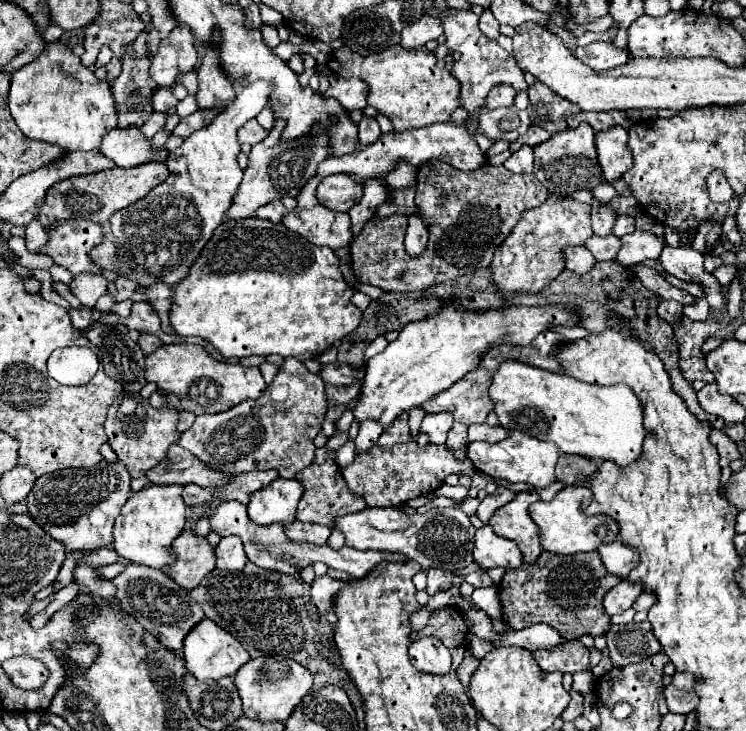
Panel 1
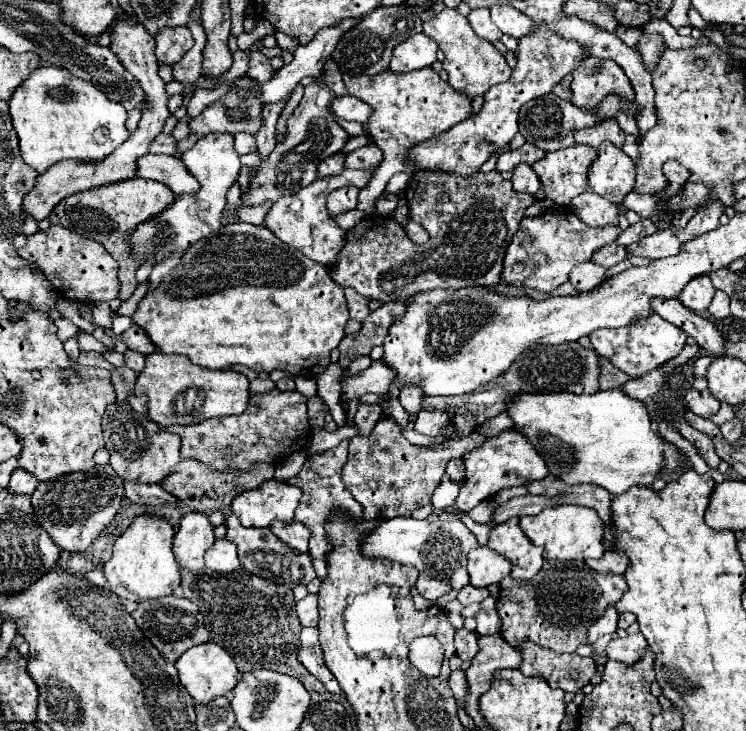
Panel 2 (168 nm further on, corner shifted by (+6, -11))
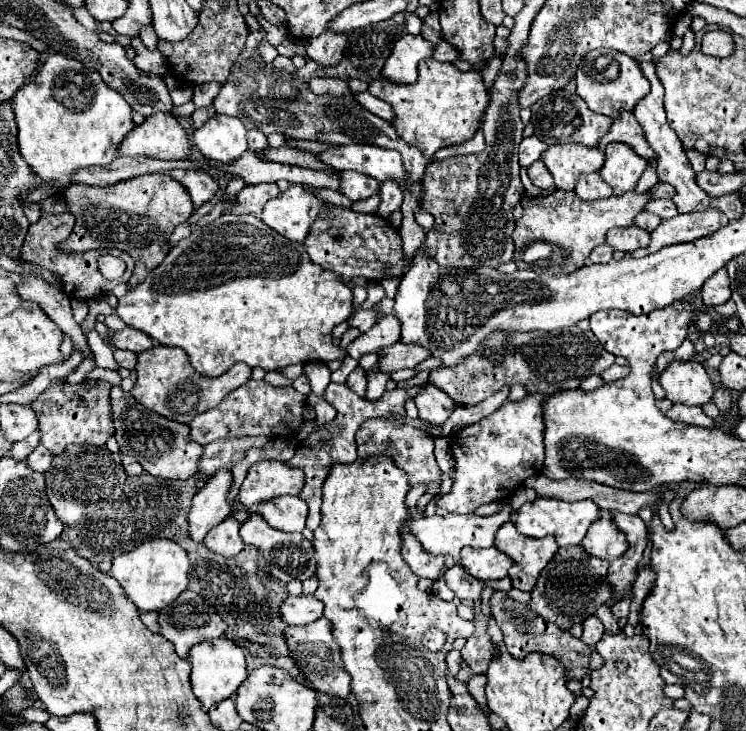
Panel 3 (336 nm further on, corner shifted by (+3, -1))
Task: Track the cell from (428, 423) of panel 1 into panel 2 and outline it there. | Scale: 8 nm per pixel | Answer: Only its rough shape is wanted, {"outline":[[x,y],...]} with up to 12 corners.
{"outline":[[420,410],[414,430],[438,436],[448,418],[438,410]]}

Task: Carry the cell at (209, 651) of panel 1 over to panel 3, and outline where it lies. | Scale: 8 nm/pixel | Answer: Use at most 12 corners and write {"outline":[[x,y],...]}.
{"outline":[[229,638],[193,646],[193,694],[203,712],[235,696],[245,654]]}

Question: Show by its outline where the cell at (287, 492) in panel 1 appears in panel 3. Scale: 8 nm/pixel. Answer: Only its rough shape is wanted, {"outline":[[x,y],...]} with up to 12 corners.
{"outline":[[279,460],[249,466],[239,502],[253,504],[275,496],[297,496],[301,468]]}

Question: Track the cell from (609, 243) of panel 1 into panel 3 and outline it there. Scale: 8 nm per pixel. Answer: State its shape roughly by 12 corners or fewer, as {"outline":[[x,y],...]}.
{"outline":[[639,226],[611,230],[607,244],[621,252],[649,246]]}

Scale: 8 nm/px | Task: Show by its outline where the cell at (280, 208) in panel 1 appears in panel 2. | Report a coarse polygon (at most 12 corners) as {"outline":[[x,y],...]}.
{"outline":[[272,204],[240,208],[242,222],[262,226]]}

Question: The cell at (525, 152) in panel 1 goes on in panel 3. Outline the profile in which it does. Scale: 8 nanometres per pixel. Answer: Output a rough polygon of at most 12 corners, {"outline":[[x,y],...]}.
{"outline":[[541,160],[527,170],[531,182],[541,190],[555,188]]}

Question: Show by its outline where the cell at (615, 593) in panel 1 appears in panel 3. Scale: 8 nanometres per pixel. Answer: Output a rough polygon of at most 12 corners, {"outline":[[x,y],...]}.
{"outline":[[599,618],[583,622],[583,640],[593,646],[603,638],[605,630]]}

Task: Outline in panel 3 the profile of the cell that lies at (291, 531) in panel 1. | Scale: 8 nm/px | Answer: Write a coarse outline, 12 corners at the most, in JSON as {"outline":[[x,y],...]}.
{"outline":[[299,496],[255,504],[277,530],[301,532],[307,506]]}

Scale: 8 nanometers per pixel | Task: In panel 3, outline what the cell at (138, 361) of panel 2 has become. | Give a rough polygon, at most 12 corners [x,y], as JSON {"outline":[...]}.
{"outline":[[115,350],[115,360],[121,368],[135,370],[137,354]]}

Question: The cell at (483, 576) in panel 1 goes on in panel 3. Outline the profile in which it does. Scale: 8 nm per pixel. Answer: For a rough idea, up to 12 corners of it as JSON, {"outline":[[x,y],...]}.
{"outline":[[463,566],[445,572],[447,586],[461,602],[479,602],[485,582]]}

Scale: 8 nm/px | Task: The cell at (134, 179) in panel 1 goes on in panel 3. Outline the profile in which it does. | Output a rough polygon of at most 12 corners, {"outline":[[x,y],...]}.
{"outline":[[169,174],[69,186],[69,252],[117,248],[129,288],[195,210]]}

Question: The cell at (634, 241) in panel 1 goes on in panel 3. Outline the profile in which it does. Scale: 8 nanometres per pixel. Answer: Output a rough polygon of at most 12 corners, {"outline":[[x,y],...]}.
{"outline":[[719,210],[679,214],[651,232],[655,253],[669,244],[711,236],[729,220]]}

